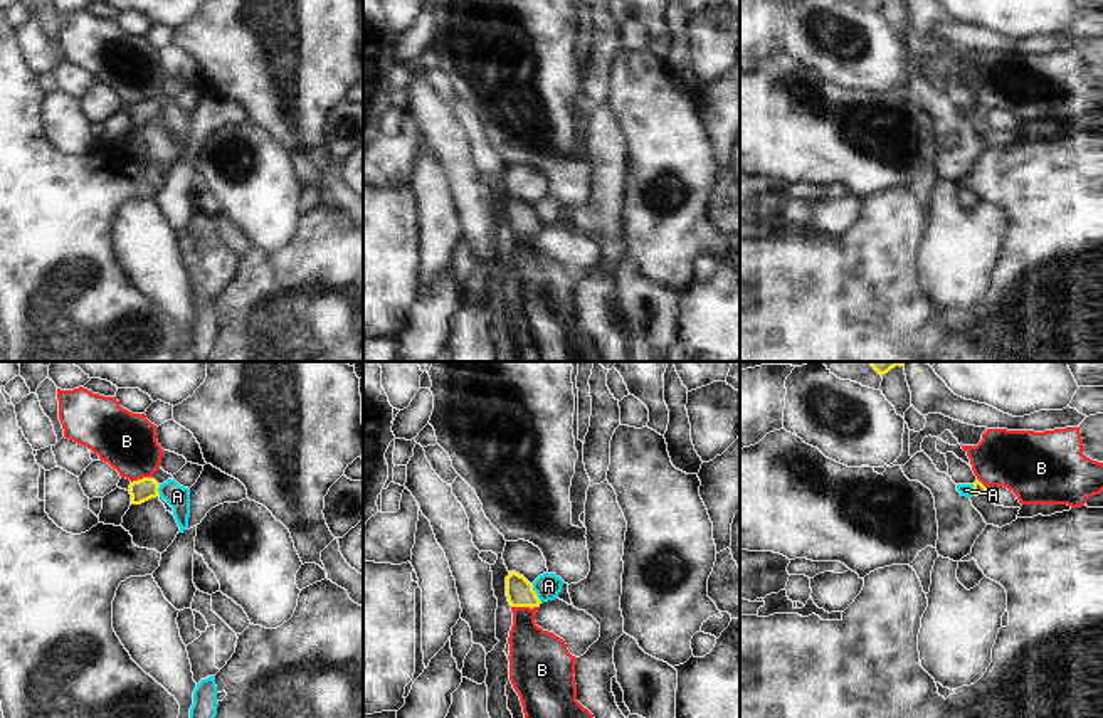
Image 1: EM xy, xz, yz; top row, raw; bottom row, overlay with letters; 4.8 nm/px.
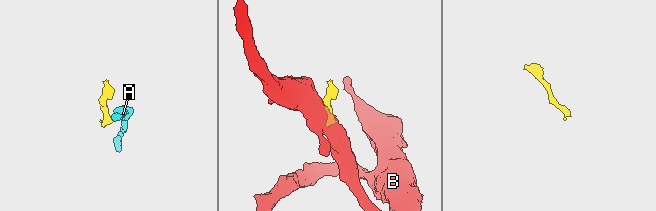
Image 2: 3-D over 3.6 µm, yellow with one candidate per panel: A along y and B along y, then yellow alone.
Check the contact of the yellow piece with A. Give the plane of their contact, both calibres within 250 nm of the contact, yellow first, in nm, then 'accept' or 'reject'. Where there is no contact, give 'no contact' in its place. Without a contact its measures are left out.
contact in xz; calibres 130 and 120 nm; reject

